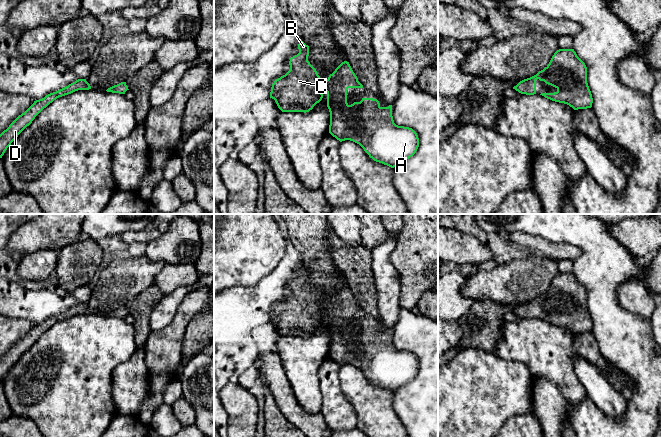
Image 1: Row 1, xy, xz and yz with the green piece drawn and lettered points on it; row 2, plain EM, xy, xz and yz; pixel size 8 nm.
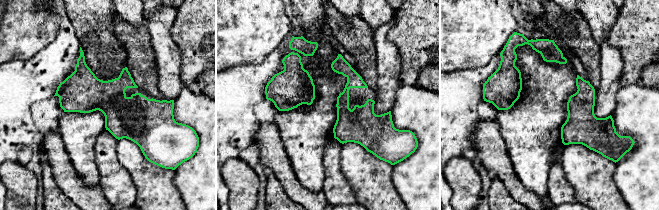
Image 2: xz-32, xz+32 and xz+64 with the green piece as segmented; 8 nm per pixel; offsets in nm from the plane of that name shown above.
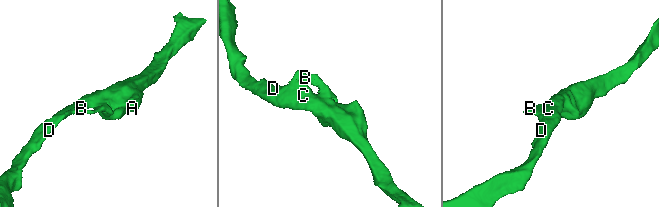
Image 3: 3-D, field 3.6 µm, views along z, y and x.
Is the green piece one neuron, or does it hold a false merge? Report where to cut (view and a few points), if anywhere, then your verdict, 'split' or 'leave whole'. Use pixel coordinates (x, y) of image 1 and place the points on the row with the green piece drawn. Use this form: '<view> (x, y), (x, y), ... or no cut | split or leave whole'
no cut | leave whole

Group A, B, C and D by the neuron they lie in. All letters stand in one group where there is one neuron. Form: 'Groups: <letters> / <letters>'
Groups: A B C D

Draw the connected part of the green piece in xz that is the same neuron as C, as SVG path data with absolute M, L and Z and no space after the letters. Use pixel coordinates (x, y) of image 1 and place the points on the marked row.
M300 40L298 49L299 53L290 58L290 70L285 75L276 79L271 87L270 98L275 100L278 108L282 112L309 112L322 100L322 91L325 90L327 92L327 107L330 112L329 133L337 140L340 142L350 140L359 144L370 158L391 168L398 166L416 153L419 147L418 135L412 128L398 126L394 123L392 105L381 107L379 101L373 98L362 98L360 102L354 102L351 105L347 103L348 88L363 88L363 85L358 81L349 62L342 62L335 71L329 75L327 80L321 81L316 69L308 61L309 46Z

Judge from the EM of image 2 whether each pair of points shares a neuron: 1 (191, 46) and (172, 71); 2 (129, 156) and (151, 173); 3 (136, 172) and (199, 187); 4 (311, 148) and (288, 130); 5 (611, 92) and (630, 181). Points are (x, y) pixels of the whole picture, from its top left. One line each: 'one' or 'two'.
1: two
2: one
3: two
4: one
5: two

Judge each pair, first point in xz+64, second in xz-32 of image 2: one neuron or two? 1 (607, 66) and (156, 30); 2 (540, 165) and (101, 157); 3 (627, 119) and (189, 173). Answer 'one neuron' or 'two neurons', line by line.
1: one neuron
2: two neurons
3: one neuron

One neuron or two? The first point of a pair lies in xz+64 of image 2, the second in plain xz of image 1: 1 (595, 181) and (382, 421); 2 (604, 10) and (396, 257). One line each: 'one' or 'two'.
1: one
2: one

